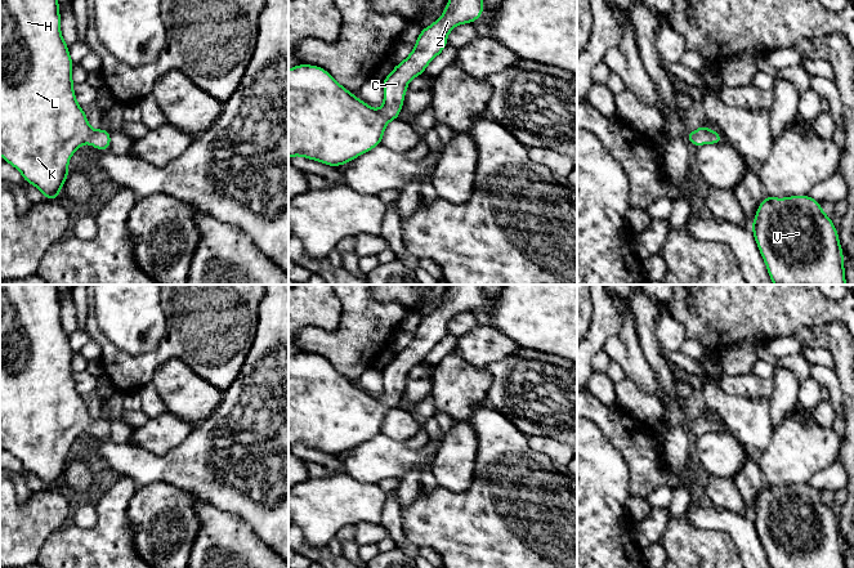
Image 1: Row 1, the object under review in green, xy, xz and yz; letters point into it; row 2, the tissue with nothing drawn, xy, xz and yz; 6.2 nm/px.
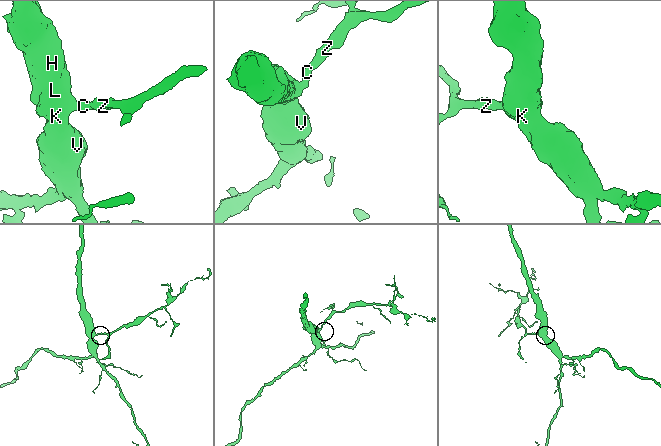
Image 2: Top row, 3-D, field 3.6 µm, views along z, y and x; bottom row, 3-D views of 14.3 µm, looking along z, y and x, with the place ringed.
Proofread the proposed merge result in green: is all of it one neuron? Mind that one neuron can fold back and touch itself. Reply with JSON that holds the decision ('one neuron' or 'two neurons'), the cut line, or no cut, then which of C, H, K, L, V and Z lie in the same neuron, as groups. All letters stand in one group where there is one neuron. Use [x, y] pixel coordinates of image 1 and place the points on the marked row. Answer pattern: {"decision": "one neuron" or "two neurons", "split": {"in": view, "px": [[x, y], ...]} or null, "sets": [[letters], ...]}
{"decision": "one neuron", "split": null, "sets": [["C", "H", "K", "L", "V", "Z"]]}

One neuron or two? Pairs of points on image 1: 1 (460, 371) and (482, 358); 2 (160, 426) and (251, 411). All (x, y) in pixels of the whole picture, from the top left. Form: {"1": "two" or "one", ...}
{"1": "two", "2": "two"}

